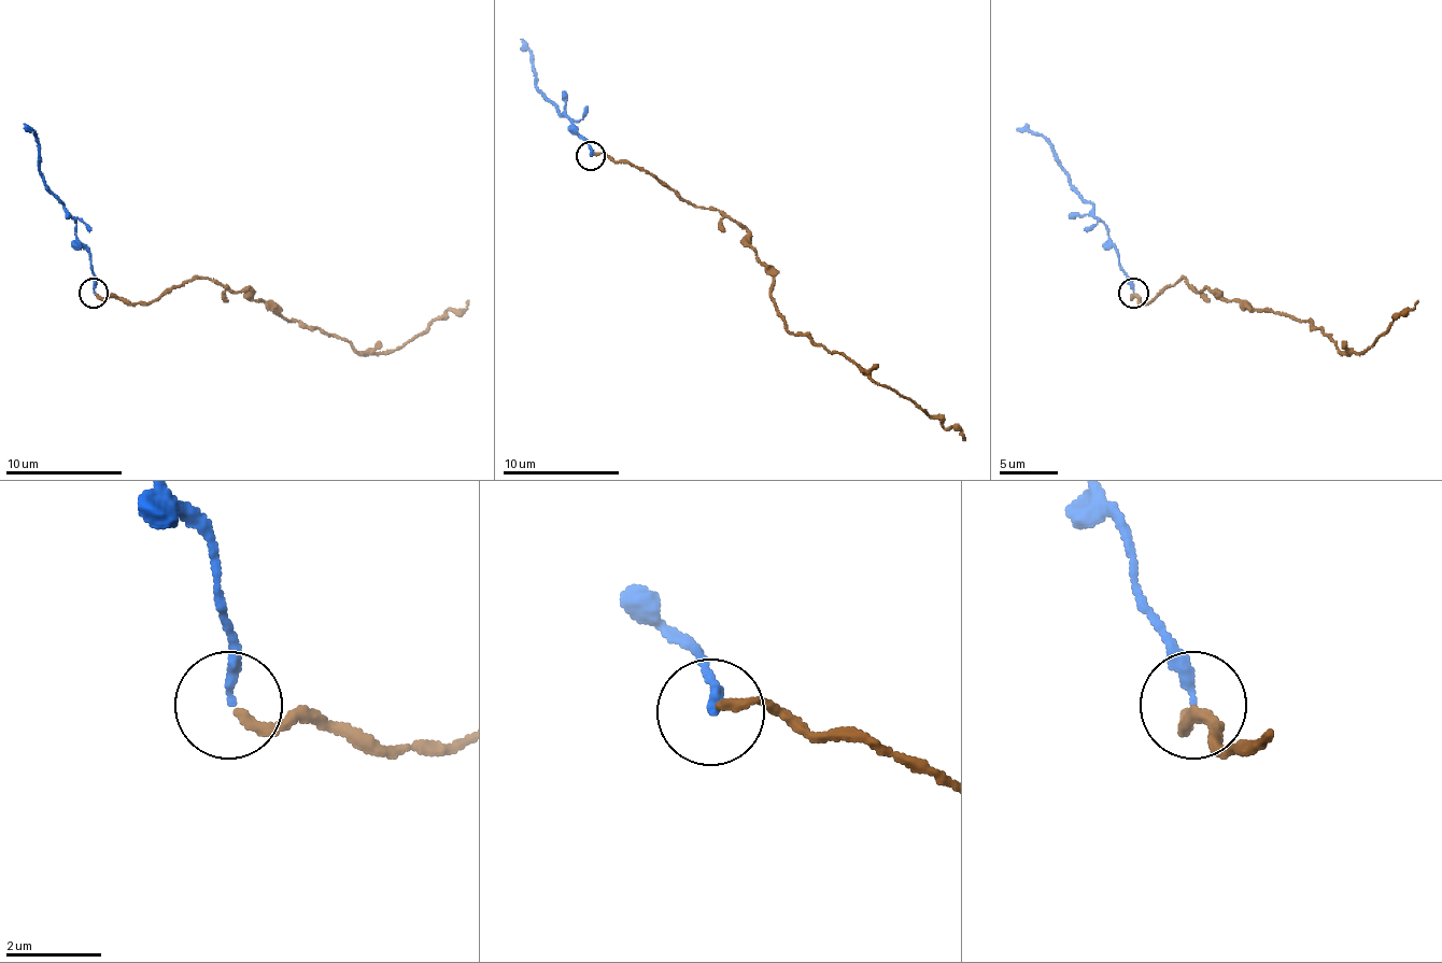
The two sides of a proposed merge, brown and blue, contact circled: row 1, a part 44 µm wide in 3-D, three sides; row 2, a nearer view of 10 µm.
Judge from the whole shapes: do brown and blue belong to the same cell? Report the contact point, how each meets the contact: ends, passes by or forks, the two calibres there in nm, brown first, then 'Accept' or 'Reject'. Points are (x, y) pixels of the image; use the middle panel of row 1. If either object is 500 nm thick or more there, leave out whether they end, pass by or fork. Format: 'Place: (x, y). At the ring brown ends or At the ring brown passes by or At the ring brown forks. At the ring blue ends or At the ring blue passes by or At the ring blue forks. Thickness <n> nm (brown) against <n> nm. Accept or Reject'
Place: (590, 156). At the ring brown ends. At the ring blue ends. Thickness 200 nm (brown) against 200 nm. Accept

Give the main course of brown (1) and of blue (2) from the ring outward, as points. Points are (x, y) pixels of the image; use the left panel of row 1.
1: (96, 294), (151, 302), (195, 279), (221, 282), (343, 337), (358, 352), (393, 352), (469, 299)
2: (93, 294), (89, 253), (75, 235), (69, 214), (43, 183), (40, 151), (34, 133), (23, 127)

